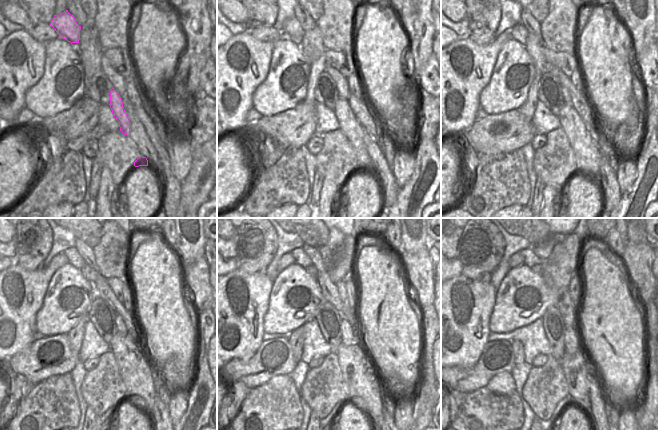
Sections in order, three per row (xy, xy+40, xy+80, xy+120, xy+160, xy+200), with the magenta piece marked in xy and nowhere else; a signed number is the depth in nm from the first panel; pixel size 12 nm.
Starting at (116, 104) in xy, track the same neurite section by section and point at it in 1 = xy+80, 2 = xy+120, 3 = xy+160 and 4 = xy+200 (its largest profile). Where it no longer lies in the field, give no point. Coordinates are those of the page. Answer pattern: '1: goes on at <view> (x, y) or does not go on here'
1: goes on at xy+80 (585, 145)
2: goes on at xy+120 (135, 370)
3: goes on at xy+160 (358, 372)
4: goes on at xy+200 (580, 376)

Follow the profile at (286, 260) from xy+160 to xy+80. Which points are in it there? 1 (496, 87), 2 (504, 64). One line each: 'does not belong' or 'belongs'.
1: does not belong
2: does not belong

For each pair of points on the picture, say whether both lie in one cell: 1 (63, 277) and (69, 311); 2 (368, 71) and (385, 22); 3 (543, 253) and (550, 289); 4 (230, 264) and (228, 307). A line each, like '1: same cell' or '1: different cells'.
1: same cell
2: same cell
3: different cells
4: different cells

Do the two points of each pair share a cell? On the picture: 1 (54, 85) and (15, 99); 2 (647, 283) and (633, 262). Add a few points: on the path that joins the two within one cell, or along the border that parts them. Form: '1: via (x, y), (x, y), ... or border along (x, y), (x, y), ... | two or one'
1: border along (40, 79), (27, 90), (23, 106) | two
2: via (642, 278), (638, 267) | one

